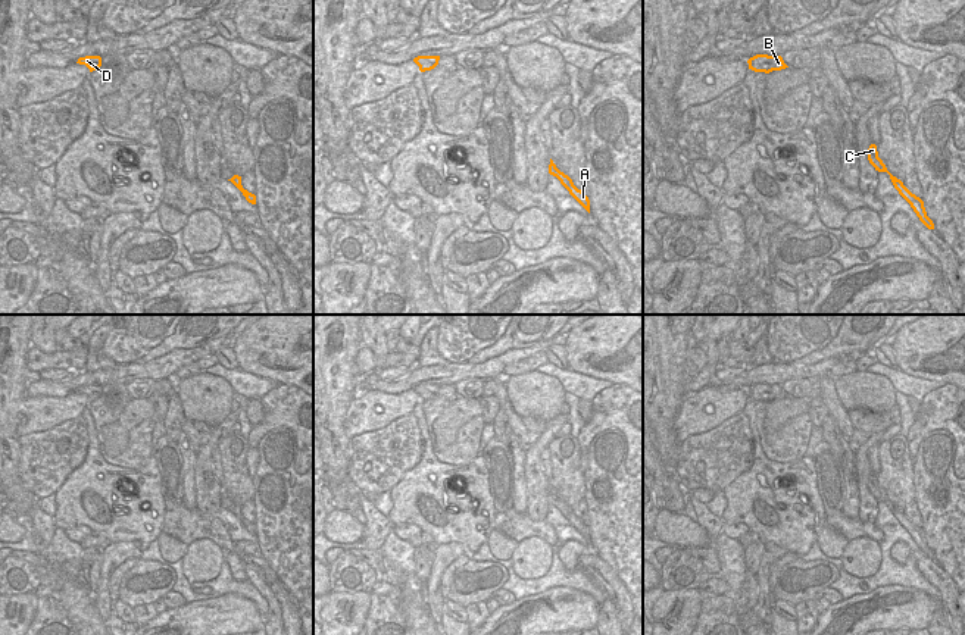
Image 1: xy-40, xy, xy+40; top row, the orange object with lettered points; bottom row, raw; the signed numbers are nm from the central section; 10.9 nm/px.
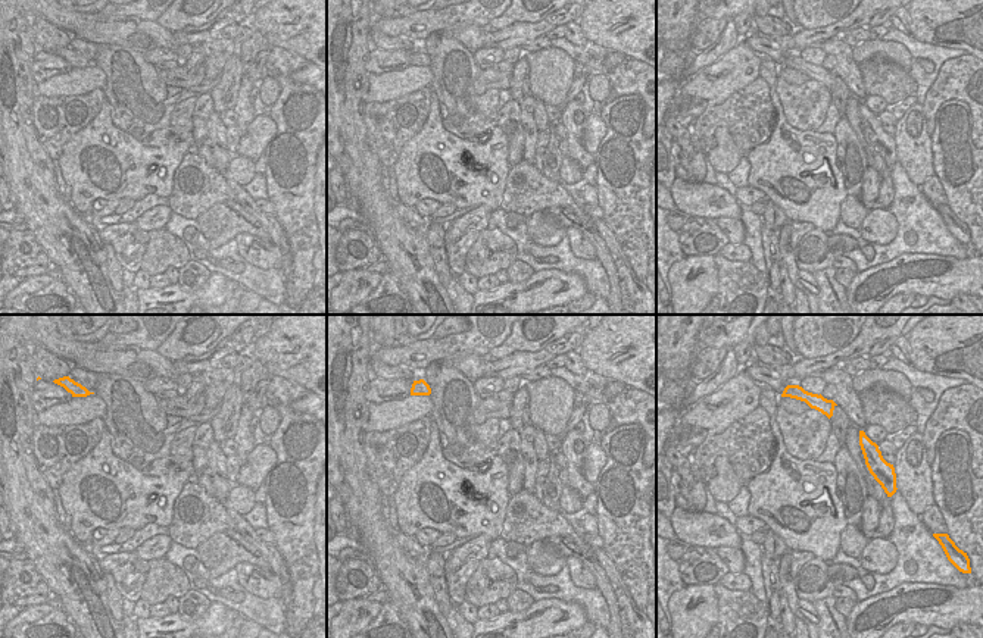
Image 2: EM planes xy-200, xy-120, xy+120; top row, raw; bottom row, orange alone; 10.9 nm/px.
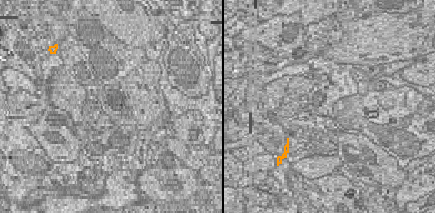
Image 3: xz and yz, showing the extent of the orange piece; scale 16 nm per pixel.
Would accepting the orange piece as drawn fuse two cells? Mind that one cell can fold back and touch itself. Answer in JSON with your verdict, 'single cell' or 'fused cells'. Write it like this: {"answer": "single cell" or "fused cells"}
{"answer": "single cell"}

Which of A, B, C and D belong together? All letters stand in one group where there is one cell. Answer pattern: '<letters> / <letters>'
A B C D

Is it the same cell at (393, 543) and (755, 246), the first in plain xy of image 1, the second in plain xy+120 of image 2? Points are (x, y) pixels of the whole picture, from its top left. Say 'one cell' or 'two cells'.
one cell

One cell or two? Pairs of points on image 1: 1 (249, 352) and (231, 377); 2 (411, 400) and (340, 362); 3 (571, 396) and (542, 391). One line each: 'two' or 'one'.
1: two
2: two
3: two

